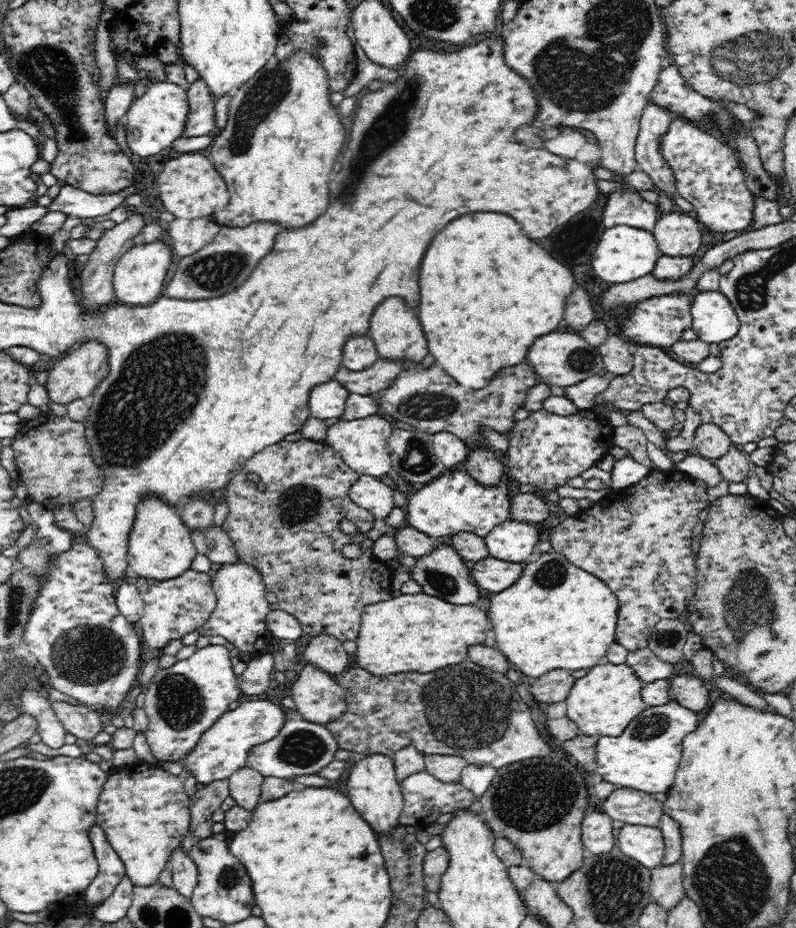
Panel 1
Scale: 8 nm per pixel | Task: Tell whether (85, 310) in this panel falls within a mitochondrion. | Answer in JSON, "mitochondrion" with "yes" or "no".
{"mitochondrion":"no"}

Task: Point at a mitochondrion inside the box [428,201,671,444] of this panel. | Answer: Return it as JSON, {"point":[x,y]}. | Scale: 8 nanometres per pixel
{"point":[581,360]}

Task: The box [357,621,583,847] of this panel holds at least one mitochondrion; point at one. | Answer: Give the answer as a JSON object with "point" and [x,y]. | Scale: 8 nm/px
{"point":[469,710]}

